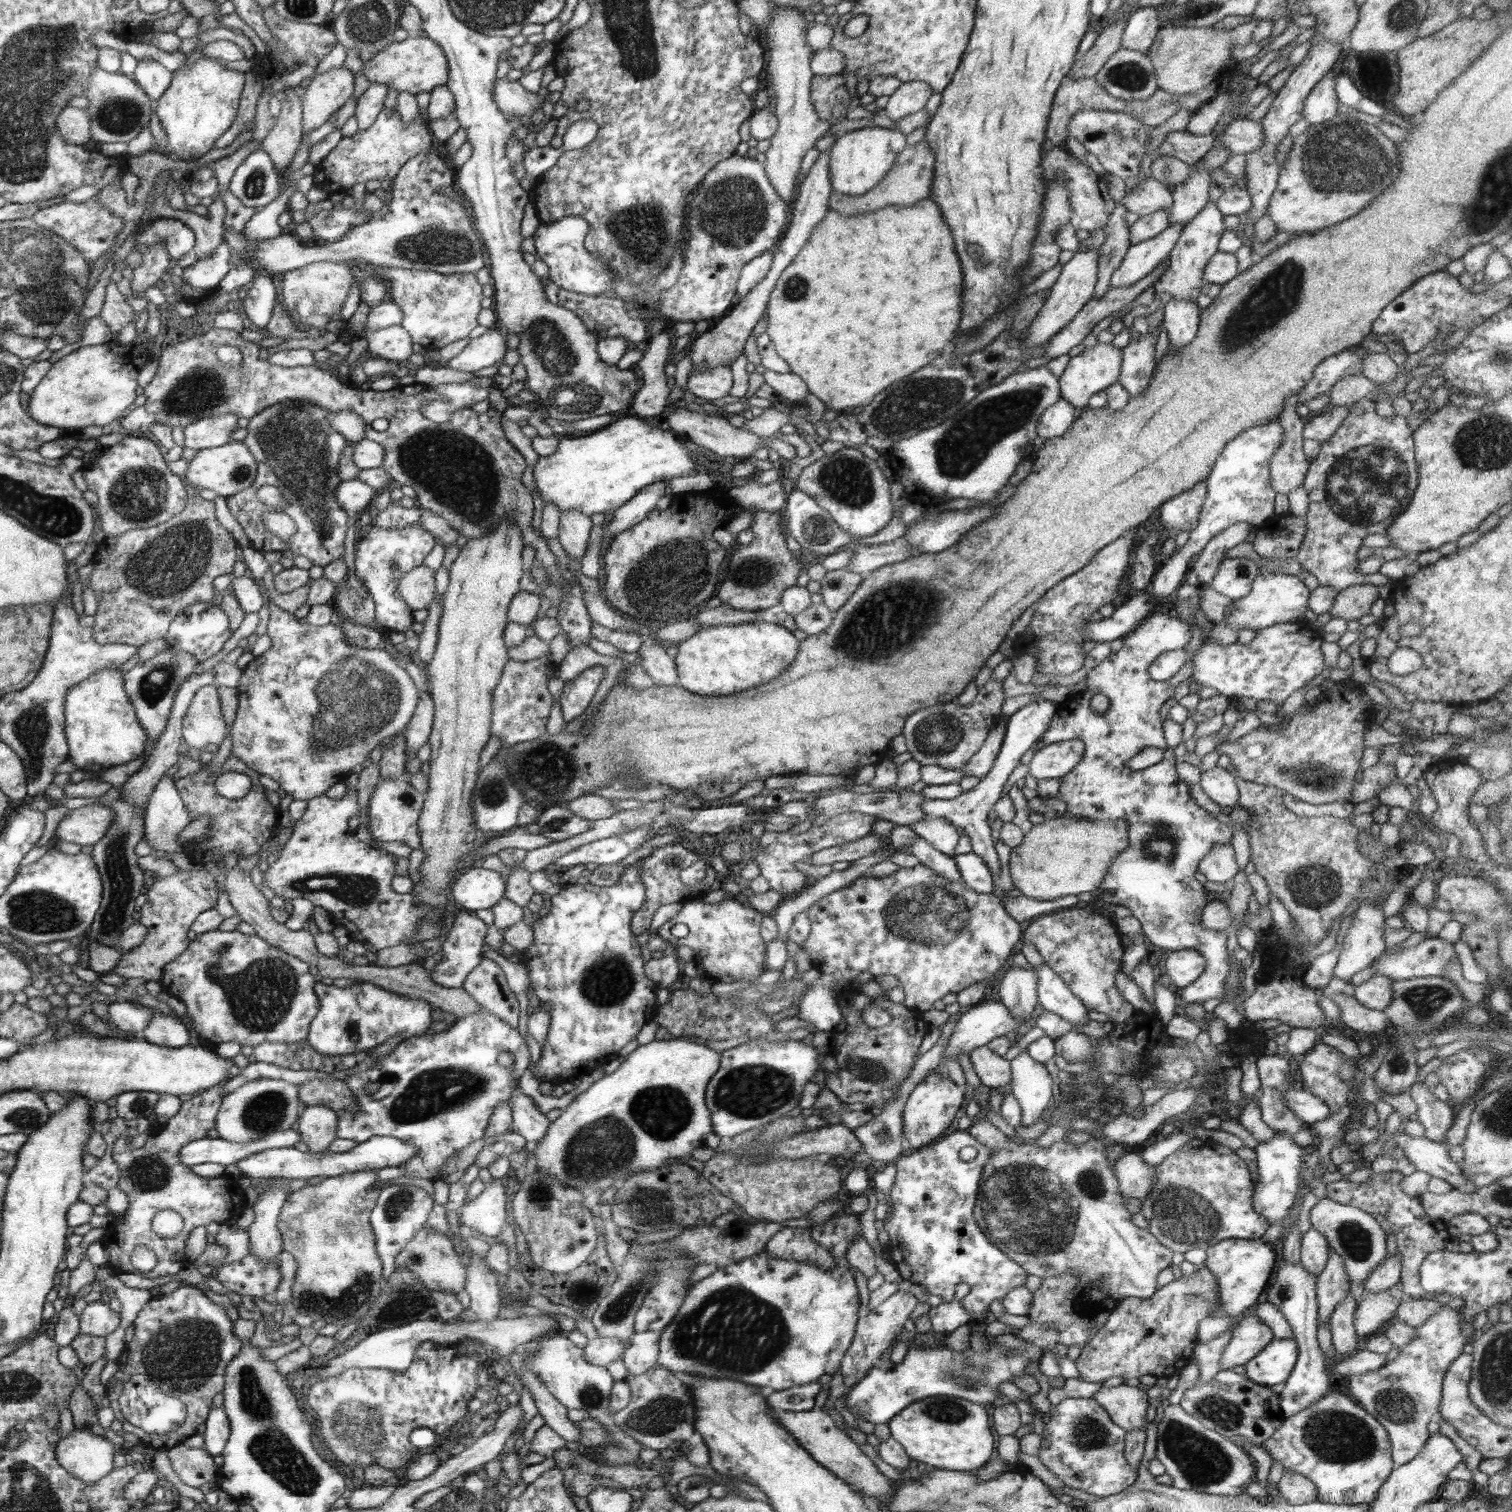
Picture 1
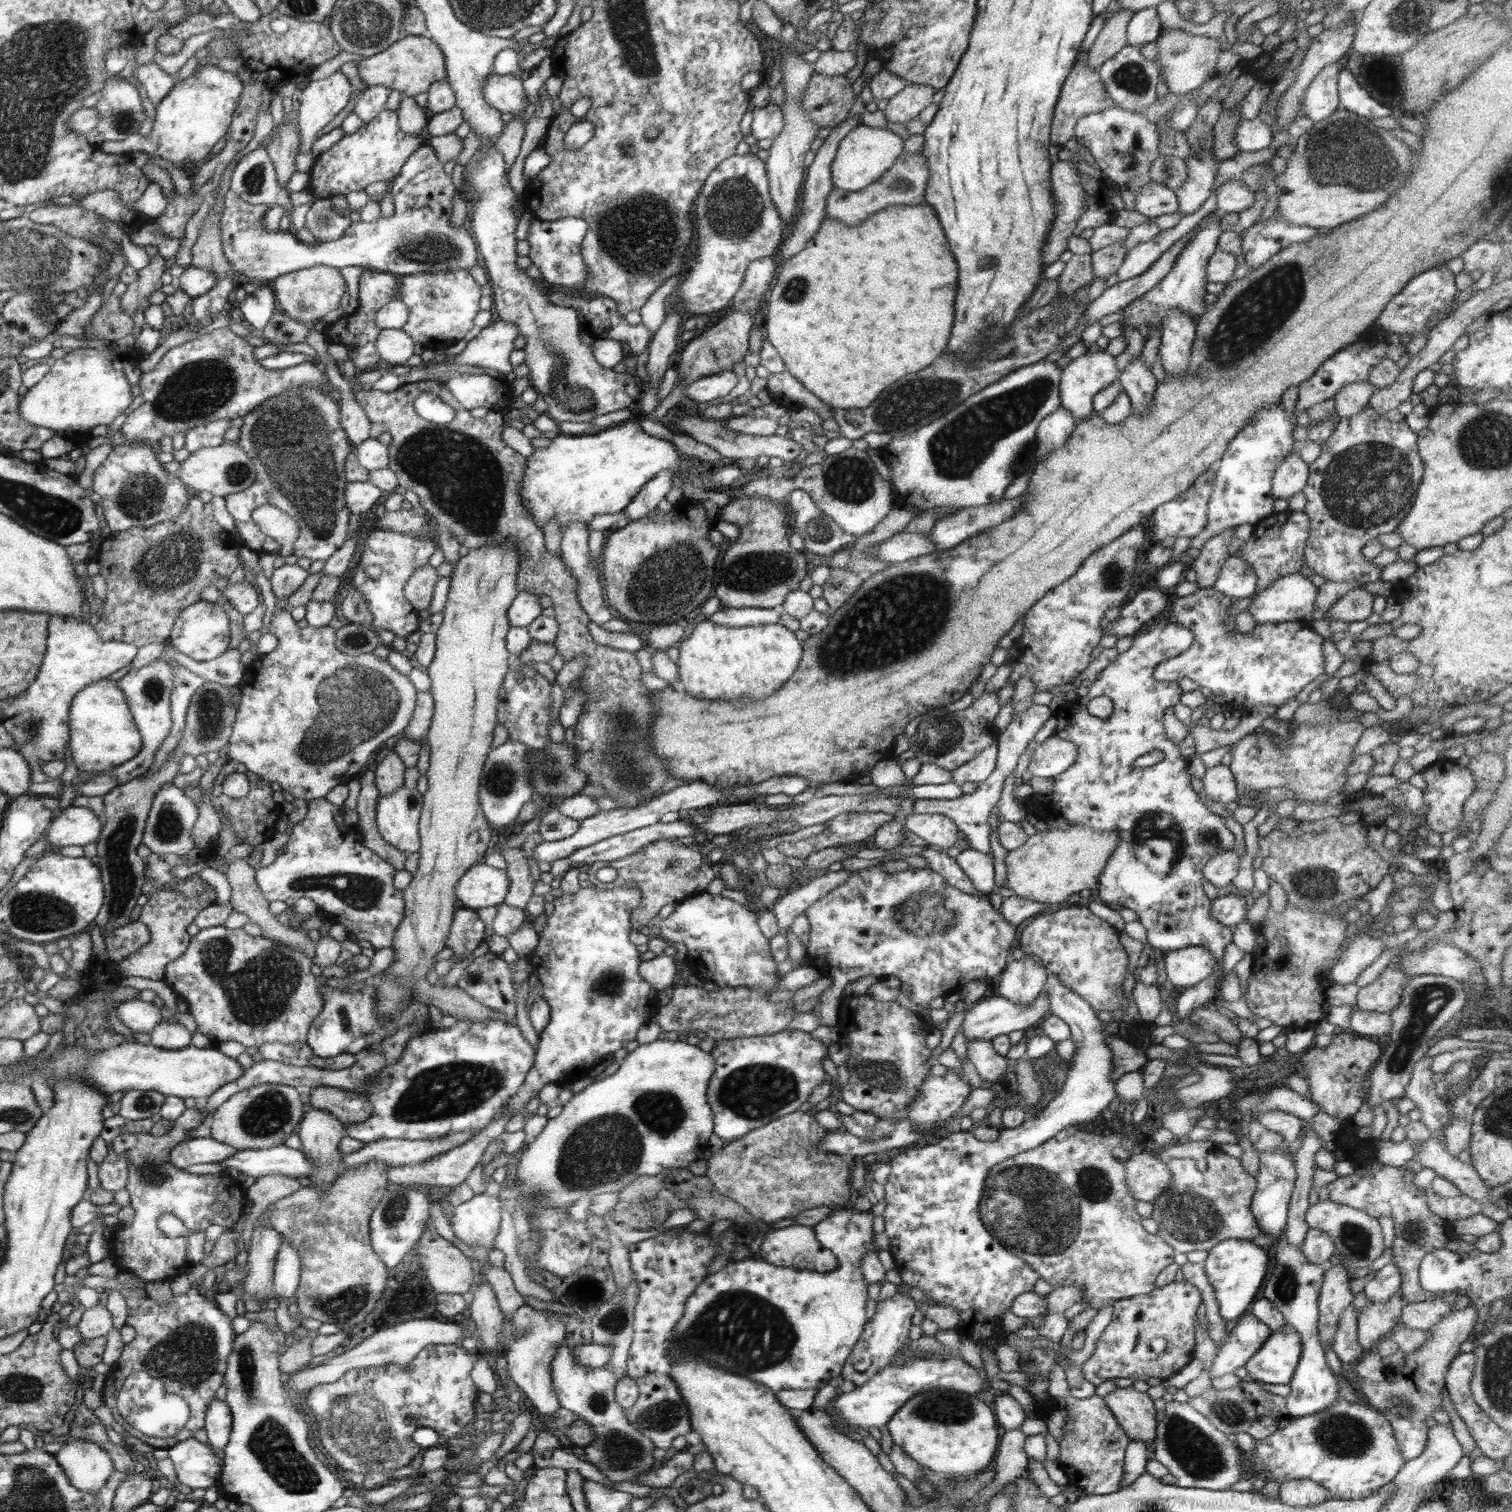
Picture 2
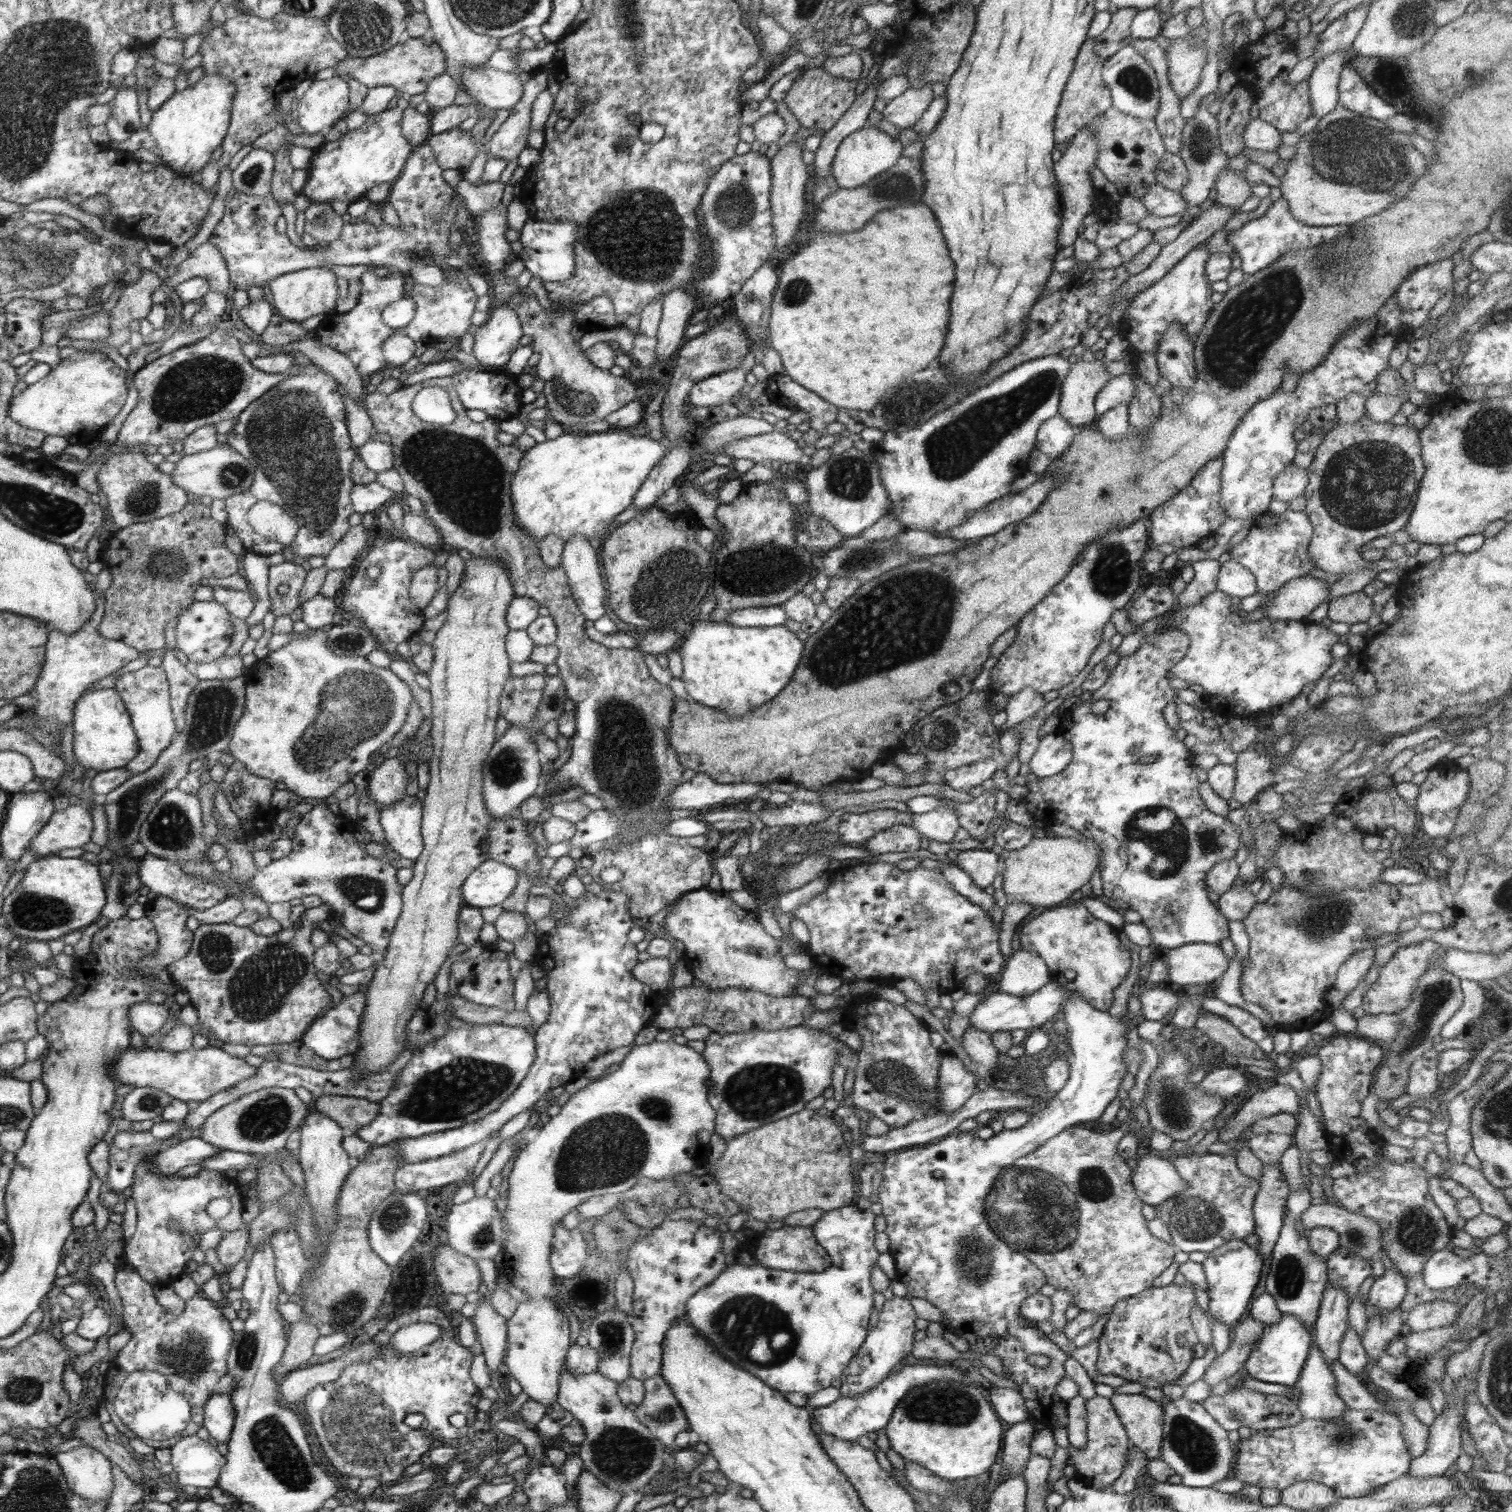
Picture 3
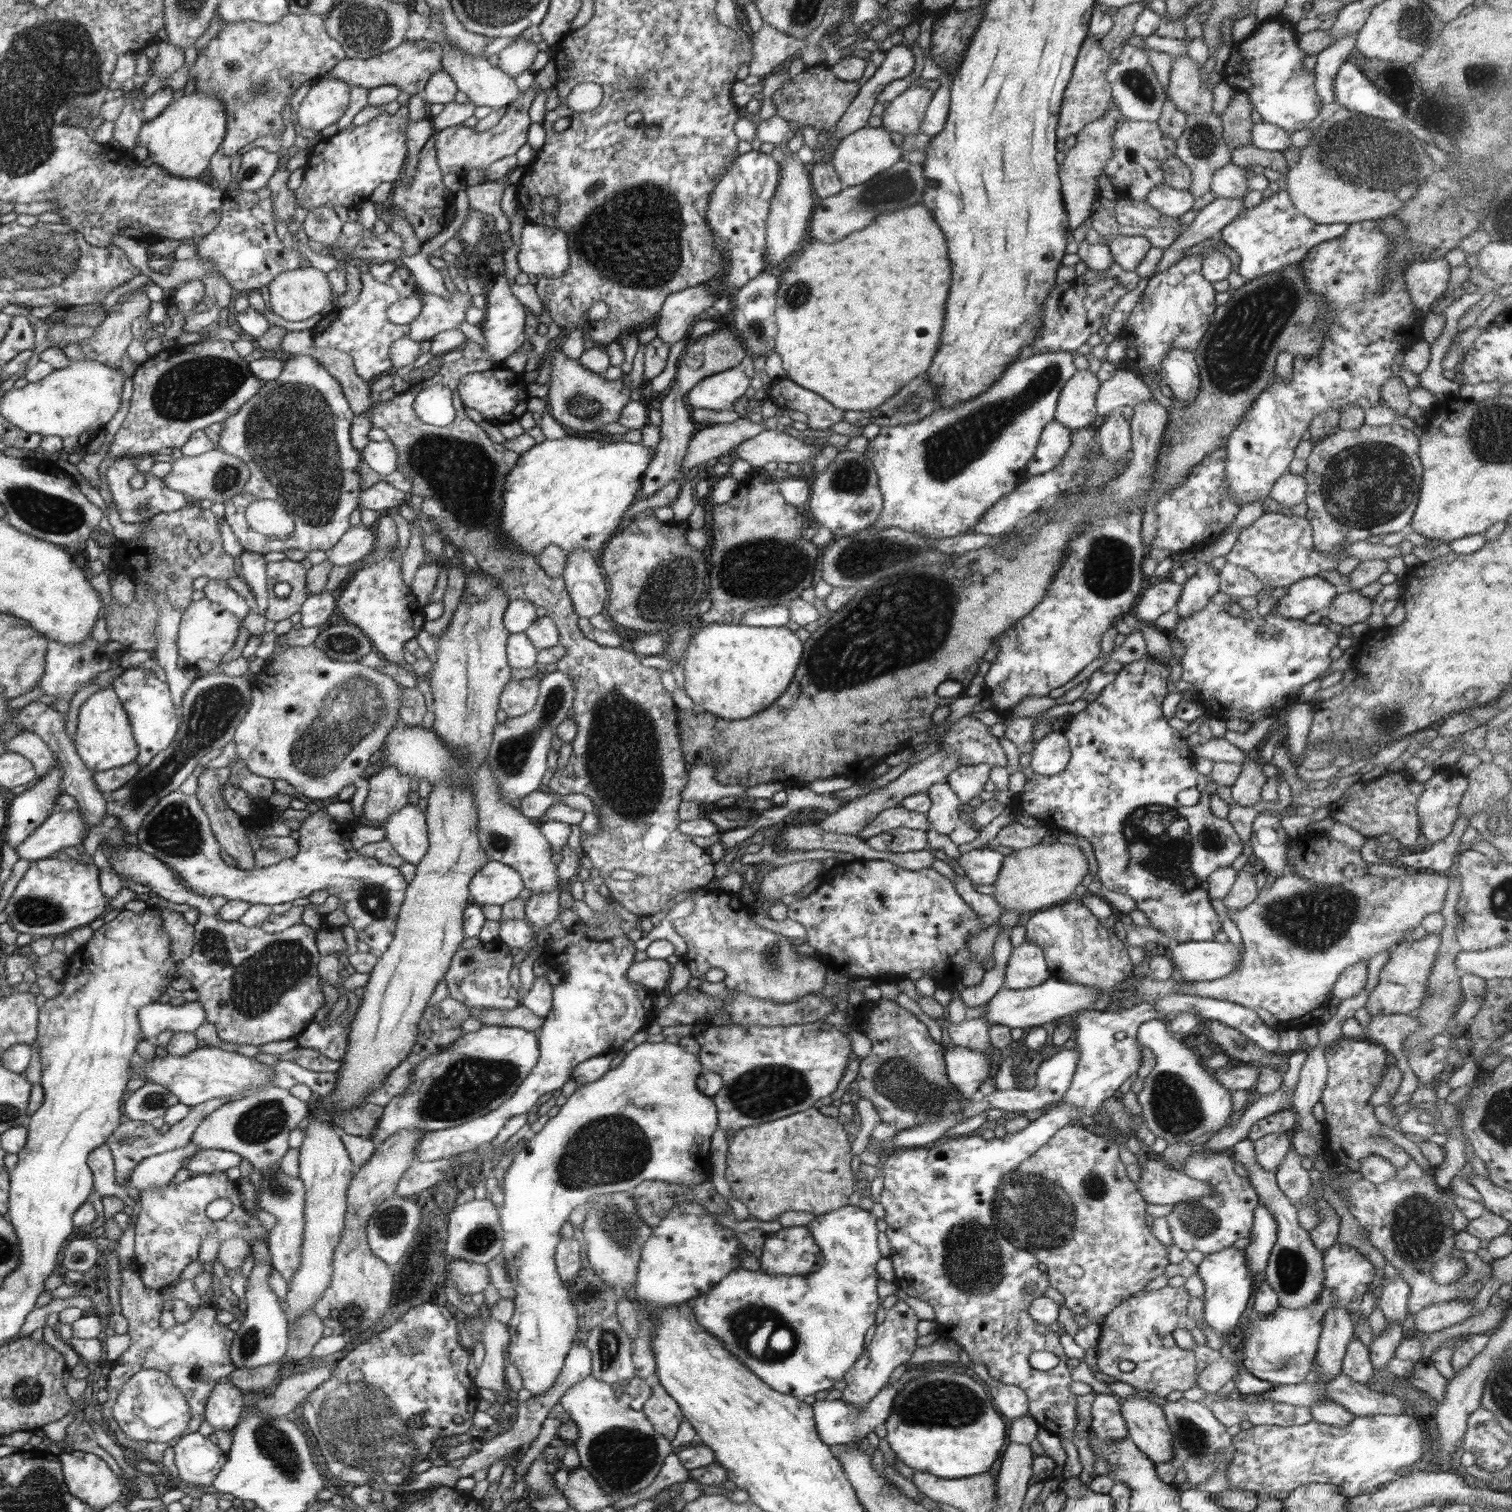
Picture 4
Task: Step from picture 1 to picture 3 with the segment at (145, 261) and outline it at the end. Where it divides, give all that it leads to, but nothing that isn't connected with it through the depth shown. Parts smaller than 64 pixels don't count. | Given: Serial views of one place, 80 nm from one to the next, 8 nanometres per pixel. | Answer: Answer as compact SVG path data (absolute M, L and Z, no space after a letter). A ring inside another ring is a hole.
M142 270L142 276L126 286L118 304L112 308L112 324L110 324L110 338L106 338L108 346L118 350L120 346L130 341L131 331L128 325L134 320L146 319L153 308L152 294L162 288L162 280L154 271Z

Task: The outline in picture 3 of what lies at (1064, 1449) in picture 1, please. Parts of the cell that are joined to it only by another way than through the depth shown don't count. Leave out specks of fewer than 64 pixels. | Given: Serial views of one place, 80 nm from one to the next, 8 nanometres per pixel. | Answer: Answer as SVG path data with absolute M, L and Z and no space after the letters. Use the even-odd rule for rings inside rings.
M1096 1395L1094 1398L1087 1399L1086 1410L1086 1420L1088 1420L1086 1447L1076 1449L1070 1445L1066 1448L1067 1454L1074 1460L1076 1466L1074 1477L1084 1481L1094 1490L1108 1491L1111 1484L1122 1474L1131 1444L1125 1426L1109 1398Z

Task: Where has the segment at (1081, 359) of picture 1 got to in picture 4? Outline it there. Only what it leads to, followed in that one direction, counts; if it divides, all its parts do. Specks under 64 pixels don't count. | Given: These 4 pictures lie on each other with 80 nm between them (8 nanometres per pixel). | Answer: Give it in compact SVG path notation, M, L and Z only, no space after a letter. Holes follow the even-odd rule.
M1089 368L1077 370L1060 392L1054 420L1074 431L1094 422L1099 415L1095 402L1100 384Z

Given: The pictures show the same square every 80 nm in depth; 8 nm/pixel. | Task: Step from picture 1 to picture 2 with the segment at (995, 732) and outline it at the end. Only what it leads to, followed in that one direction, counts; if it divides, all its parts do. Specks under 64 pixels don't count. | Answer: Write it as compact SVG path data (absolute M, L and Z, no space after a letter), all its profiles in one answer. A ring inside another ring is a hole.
M998 742L986 747L978 757L970 760L970 762L950 771L952 775L952 782L962 785L966 782L982 783L990 777L996 767L996 760L998 754Z

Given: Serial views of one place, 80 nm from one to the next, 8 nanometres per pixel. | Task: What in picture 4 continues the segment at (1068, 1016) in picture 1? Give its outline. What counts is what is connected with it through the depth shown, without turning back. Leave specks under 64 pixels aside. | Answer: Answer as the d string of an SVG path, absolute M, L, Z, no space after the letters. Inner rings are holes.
M1143 1002L1129 1010L1082 1009L1074 1013L1073 1038L1070 1045L1078 1049L1079 1061L1071 1085L1058 1106L1032 1116L1031 1123L1024 1130L990 1140L985 1140L980 1135L963 1135L947 1139L932 1148L900 1149L883 1164L884 1189L878 1196L878 1202L886 1212L884 1221L888 1228L885 1233L892 1247L888 1258L894 1265L896 1275L893 1284L908 1296L928 1302L934 1308L934 1321L939 1336L944 1340L954 1340L964 1349L970 1356L971 1365L982 1363L995 1381L1019 1386L1026 1392L1030 1401L1030 1414L1040 1427L1061 1439L1071 1441L1075 1439L1074 1430L1078 1426L1078 1395L1070 1389L1072 1377L1071 1367L1067 1365L1069 1358L1060 1344L1060 1333L1038 1324L1029 1313L1030 1303L1036 1298L1044 1297L1044 1293L1050 1288L1049 1278L1034 1258L1034 1254L1014 1246L1009 1239L1002 1236L1000 1228L994 1224L992 1204L1007 1174L1016 1173L1022 1161L1040 1150L1063 1126L1077 1124L1083 1114L1094 1116L1098 1107L1102 1106L1107 1098L1119 1095L1120 1086L1132 1074L1136 1074L1141 1058L1137 1041L1139 1026L1147 1021L1167 1020L1152 1006L1152 1003ZM1028 1282L1036 1286L1032 1294L1024 1290ZM1038 1351L1055 1354L1060 1363L1048 1371L1032 1368L1030 1355Z

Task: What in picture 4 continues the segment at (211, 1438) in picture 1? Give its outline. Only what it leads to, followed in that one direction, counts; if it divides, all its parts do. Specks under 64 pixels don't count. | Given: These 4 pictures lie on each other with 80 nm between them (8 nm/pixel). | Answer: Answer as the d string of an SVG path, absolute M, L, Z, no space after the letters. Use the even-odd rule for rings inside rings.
M229 1377L222 1379L209 1397L206 1420L215 1430L232 1431L245 1410L244 1395L243 1390L231 1384Z

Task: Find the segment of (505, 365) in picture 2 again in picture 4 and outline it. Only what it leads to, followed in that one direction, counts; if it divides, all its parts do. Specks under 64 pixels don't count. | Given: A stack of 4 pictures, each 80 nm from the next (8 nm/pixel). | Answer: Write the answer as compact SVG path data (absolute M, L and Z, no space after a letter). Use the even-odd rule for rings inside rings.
M504 274L496 276L494 286L488 290L485 296L485 312L486 318L480 327L482 335L485 337L484 345L481 347L490 356L494 357L496 366L504 365L507 358L511 357L512 352L519 348L526 340L525 324L526 324L526 311L525 305L520 303L520 300L514 296L510 285L507 282Z

